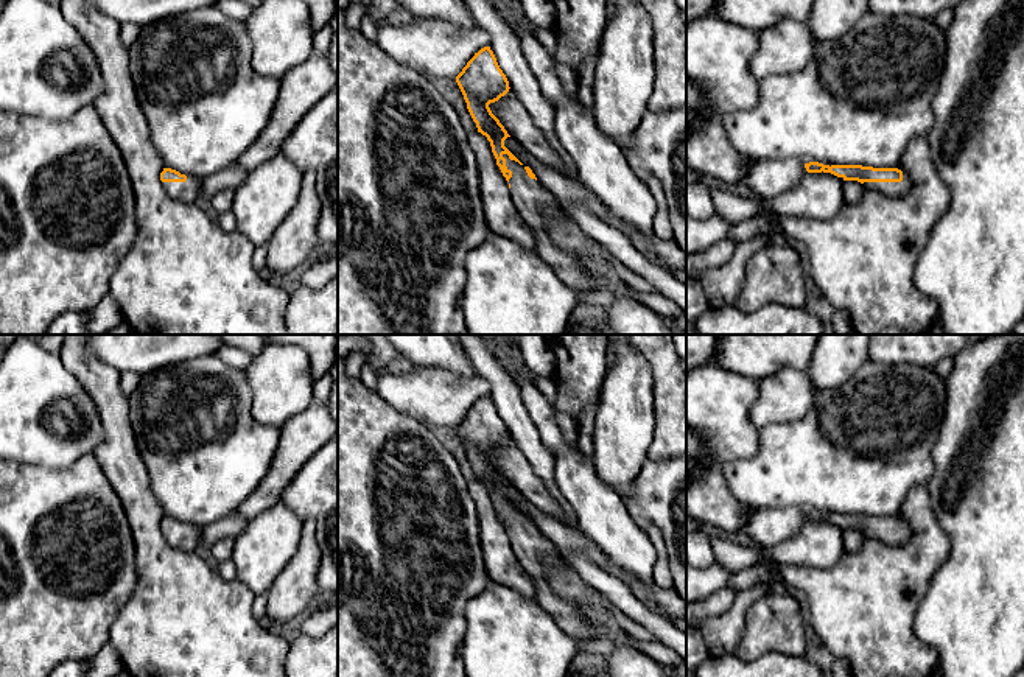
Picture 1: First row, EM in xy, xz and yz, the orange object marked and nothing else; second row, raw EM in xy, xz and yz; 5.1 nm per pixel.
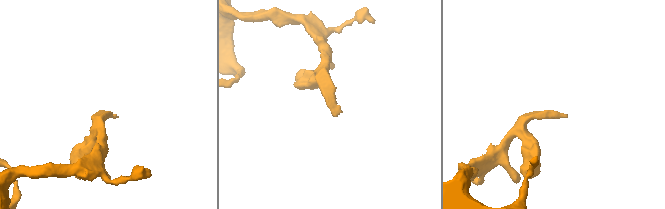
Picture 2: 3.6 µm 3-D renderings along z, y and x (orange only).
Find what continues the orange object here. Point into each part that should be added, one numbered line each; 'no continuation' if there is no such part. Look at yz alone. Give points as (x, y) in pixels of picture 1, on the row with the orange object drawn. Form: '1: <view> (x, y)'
1: yz (890, 189)

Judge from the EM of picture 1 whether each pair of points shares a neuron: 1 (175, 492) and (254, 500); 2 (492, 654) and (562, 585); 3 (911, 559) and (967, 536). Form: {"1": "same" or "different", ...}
{"1": "different", "2": "different", "3": "different"}

